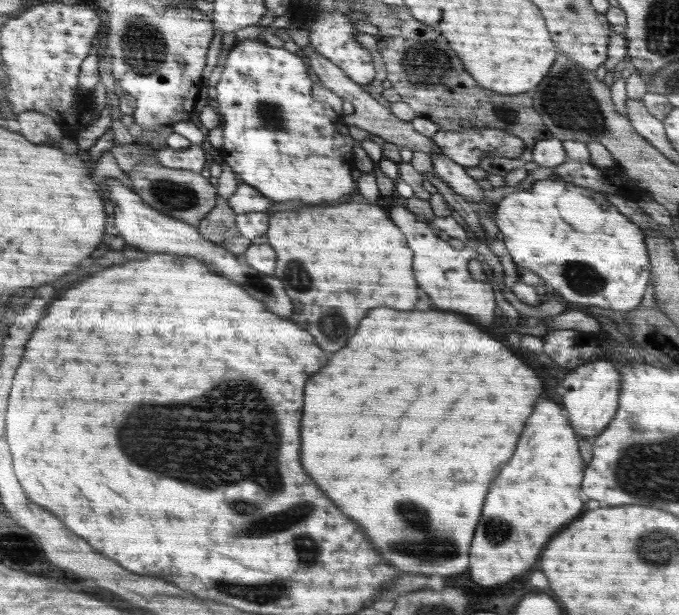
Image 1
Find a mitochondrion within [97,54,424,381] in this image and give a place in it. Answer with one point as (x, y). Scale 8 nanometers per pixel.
(173, 195)

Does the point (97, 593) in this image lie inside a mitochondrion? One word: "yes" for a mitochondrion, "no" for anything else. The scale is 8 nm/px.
no

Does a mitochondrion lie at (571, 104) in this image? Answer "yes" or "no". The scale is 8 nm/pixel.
yes

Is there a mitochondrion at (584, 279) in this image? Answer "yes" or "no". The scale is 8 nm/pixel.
yes

